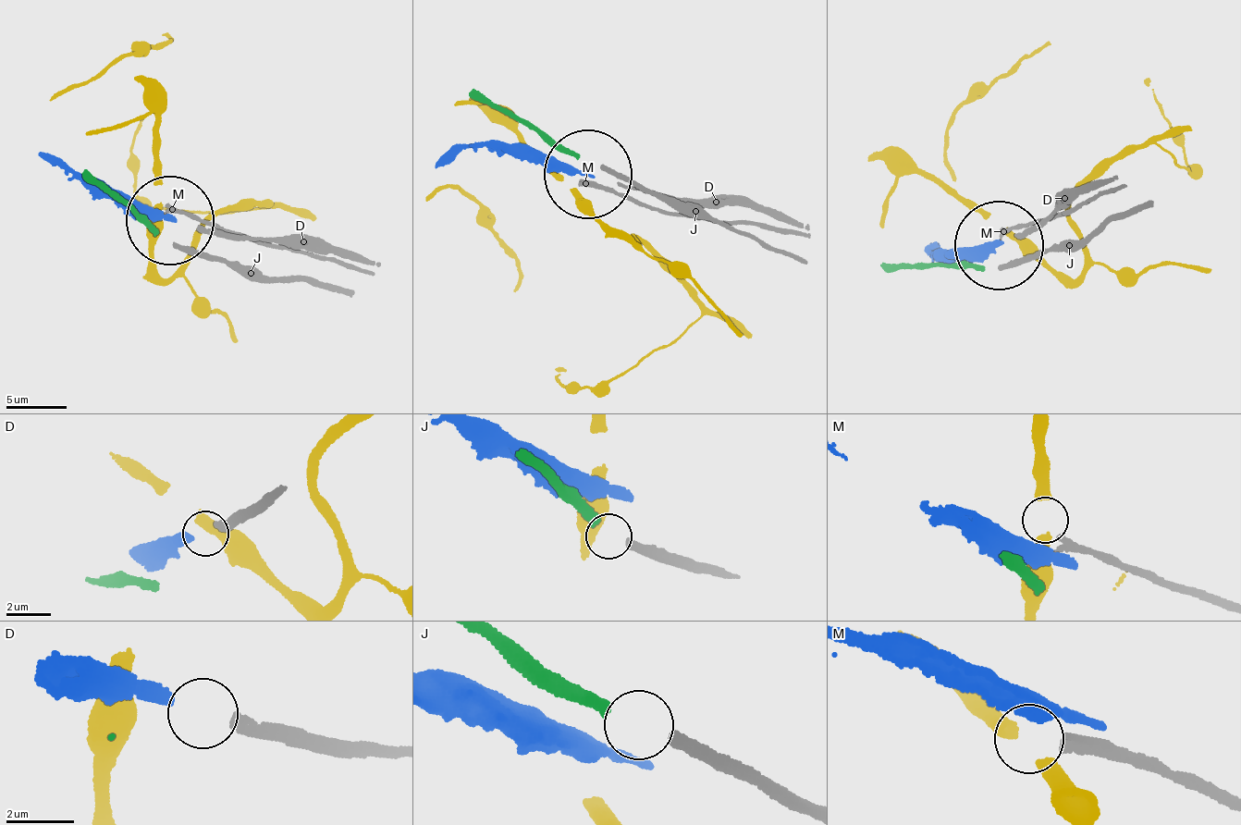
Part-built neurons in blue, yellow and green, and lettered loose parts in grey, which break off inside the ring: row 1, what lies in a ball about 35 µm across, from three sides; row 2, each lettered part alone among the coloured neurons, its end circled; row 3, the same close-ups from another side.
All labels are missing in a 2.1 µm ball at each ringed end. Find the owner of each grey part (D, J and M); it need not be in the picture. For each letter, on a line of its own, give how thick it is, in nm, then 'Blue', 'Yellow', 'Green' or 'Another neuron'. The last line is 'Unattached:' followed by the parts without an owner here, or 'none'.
D: Thickness 280 nm. Blue
J: Thickness 380 nm. Green
M: Thickness 400 nm. Another neuron
Unattached: M

